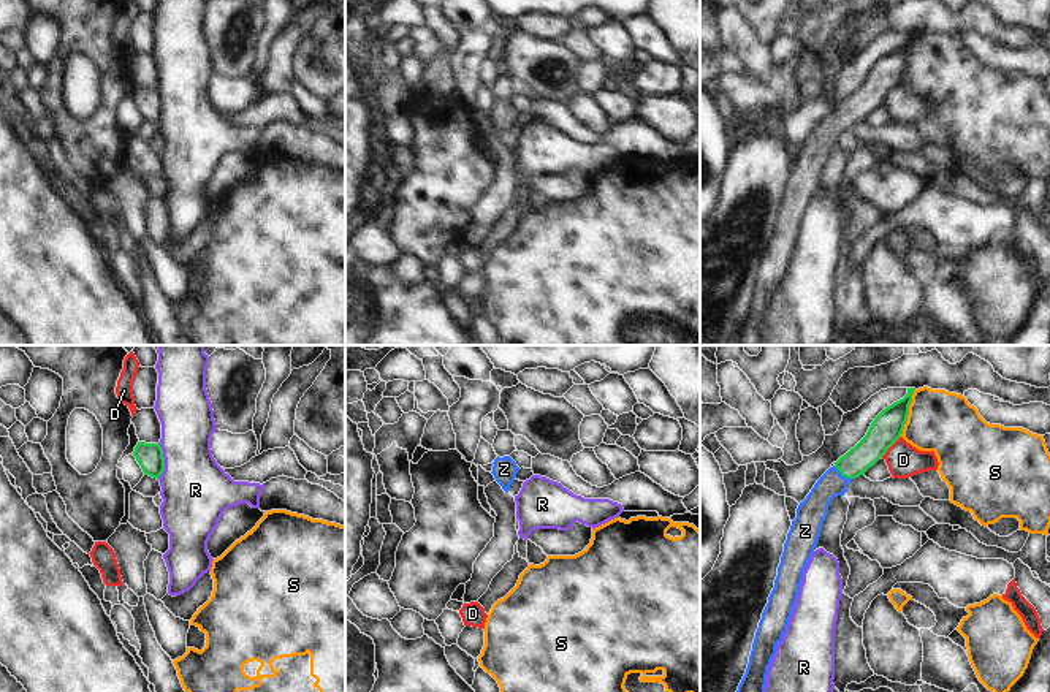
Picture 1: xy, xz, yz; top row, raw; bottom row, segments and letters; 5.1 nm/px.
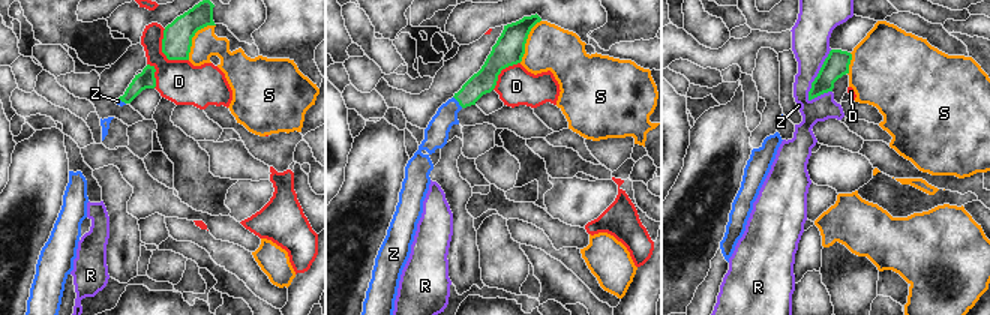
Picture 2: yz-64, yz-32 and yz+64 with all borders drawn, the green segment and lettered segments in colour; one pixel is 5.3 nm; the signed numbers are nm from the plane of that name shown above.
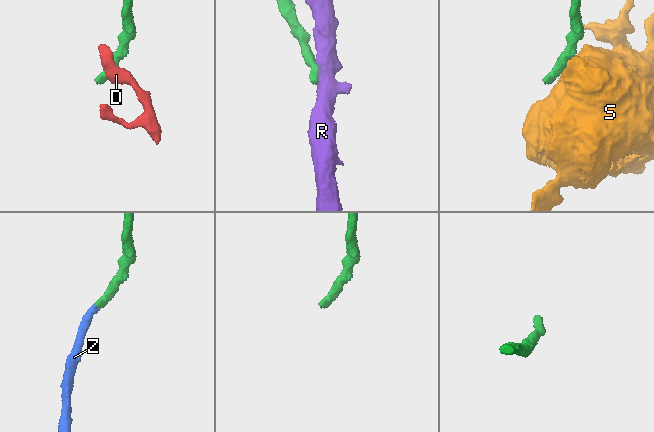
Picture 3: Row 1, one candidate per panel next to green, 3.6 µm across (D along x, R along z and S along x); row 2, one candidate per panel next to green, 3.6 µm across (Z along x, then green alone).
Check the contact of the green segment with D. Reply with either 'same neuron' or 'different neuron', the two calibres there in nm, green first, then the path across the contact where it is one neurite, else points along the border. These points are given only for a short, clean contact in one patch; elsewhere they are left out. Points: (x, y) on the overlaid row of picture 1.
different neuron | 160/170 nm | along yz (900, 436), (881, 456)

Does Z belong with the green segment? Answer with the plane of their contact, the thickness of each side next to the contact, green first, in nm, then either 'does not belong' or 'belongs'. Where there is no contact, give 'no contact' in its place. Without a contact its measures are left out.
yz | 140/150 nm | belongs

